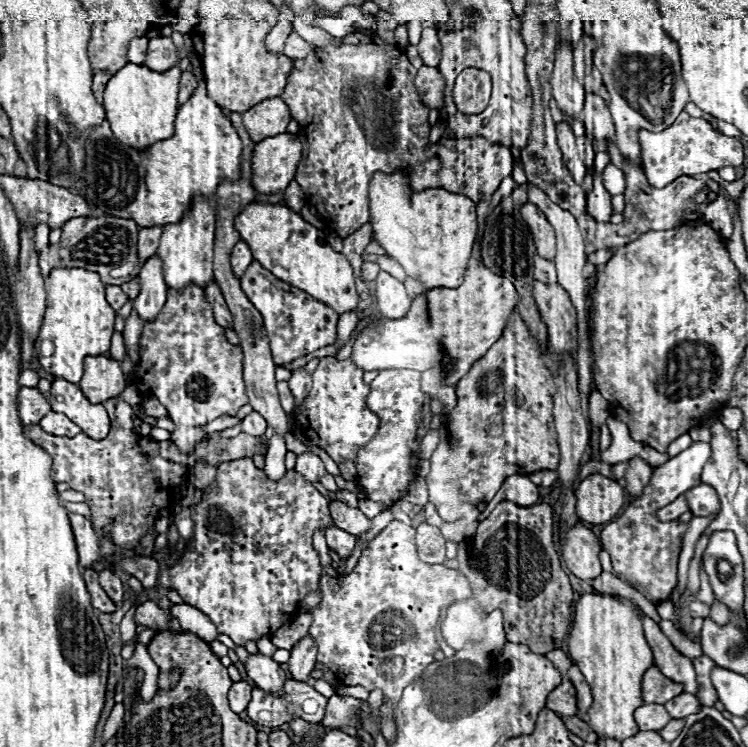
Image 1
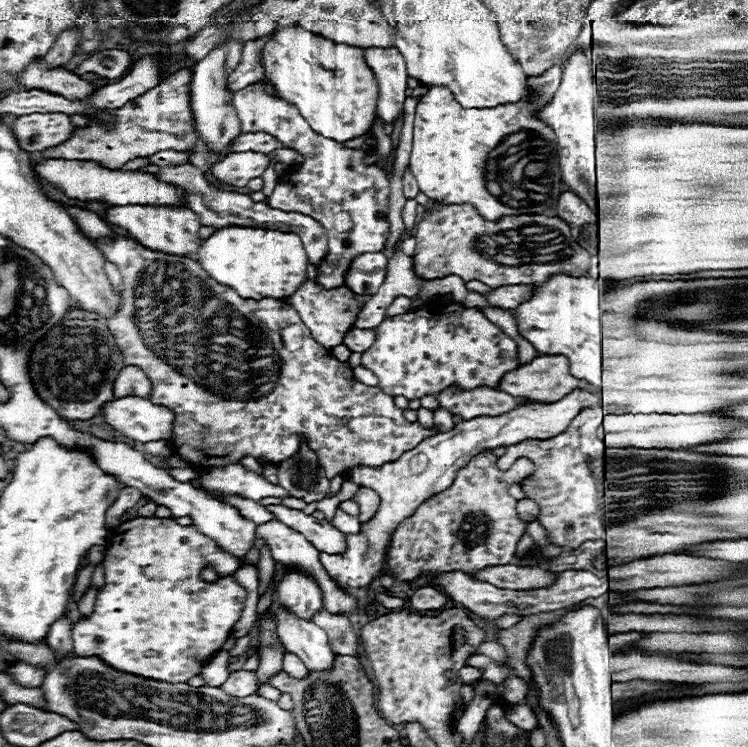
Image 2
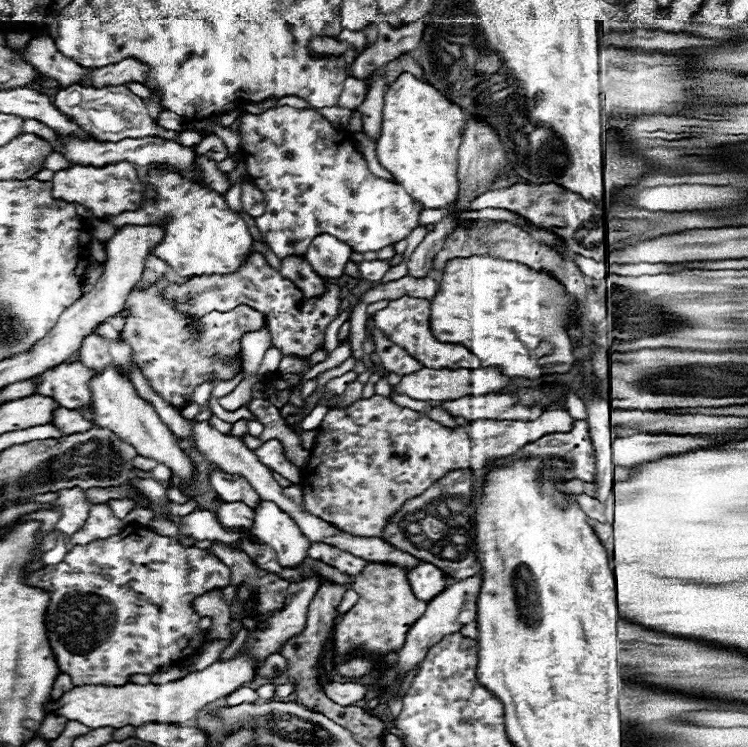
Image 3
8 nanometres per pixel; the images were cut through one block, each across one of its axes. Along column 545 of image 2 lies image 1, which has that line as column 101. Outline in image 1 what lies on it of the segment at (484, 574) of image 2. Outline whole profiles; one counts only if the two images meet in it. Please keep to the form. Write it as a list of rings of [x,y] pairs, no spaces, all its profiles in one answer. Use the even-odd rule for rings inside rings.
[[[100,570],[100,586],[108,592],[108,596],[114,600],[114,602],[120,602],[122,600],[122,580],[112,572],[112,570]]]

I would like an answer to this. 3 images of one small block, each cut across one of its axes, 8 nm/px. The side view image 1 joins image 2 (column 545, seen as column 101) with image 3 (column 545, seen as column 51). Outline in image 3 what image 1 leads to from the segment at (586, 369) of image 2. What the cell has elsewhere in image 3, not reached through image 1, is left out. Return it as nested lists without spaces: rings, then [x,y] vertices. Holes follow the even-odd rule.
[[[470,256],[470,258],[452,258],[446,262],[446,268],[440,278],[440,290],[430,300],[430,330],[436,340],[444,340],[450,344],[464,344],[472,354],[480,358],[480,366],[494,366],[506,376],[524,376],[538,378],[542,374],[552,372],[568,372],[580,358],[592,358],[594,342],[606,344],[606,286],[604,280],[598,282],[596,288],[588,288],[588,314],[580,316],[588,346],[580,352],[572,350],[572,342],[566,334],[568,324],[568,308],[574,302],[572,296],[564,292],[564,286],[556,282],[550,274],[530,270],[520,262],[494,260],[488,256]],[[590,324],[596,326],[596,334],[592,334]]]

